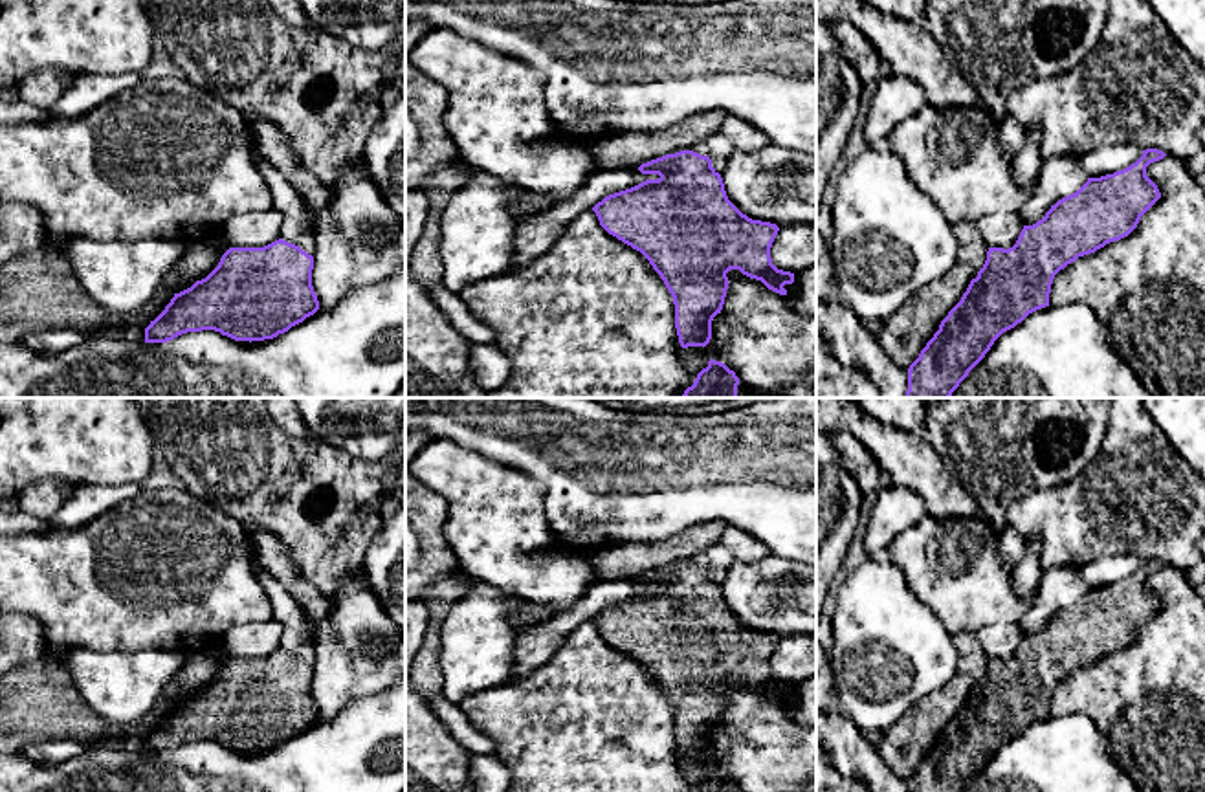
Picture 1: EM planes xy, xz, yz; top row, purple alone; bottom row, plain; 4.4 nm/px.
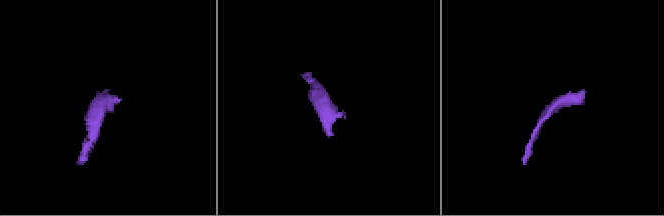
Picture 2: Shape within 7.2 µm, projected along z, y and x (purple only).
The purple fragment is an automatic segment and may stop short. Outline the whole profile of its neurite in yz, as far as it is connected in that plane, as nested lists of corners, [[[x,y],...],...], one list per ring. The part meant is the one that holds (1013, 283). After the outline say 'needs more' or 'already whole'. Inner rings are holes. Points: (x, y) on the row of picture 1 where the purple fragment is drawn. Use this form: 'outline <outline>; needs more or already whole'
outline [[[1146,148],[1130,167],[1088,178],[1042,220],[1023,226],[1012,248],[989,248],[978,277],[910,365],[904,398],[950,398],[1003,332],[1049,306],[1060,270],[1128,236],[1161,198],[1146,167],[1165,156]]]; already whole

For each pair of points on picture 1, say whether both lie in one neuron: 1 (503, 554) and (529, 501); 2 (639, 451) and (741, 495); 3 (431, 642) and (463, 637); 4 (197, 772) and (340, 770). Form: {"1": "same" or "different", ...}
{"1": "same", "2": "same", "3": "different", "4": "same"}

